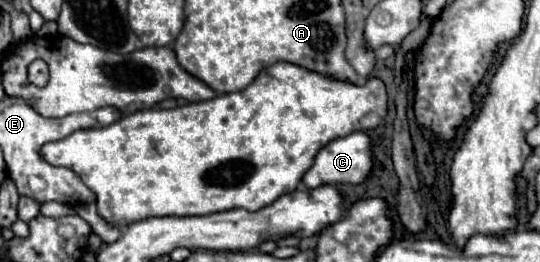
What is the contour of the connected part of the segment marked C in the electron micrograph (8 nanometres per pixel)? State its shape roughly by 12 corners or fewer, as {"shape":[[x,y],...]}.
{"shape":[[371,137],[325,145],[305,173],[307,189],[361,185],[373,169]]}

